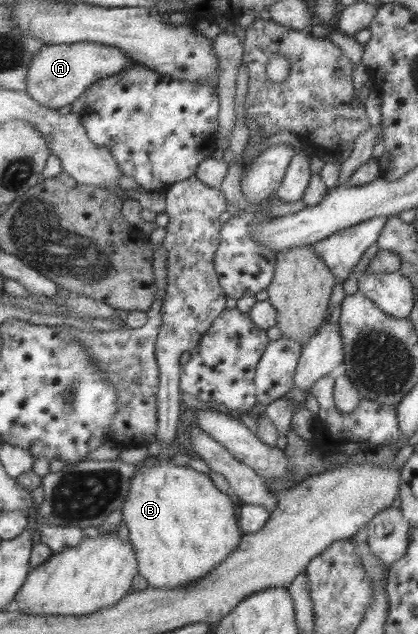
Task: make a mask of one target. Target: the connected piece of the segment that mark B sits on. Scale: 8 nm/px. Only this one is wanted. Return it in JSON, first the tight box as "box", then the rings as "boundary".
{"box":[121,456,242,588],"boundary":[[[152,456],[146,457],[146,462],[139,464],[135,471],[132,471],[131,477],[128,481],[128,490],[125,496],[125,501],[121,505],[122,521],[125,523],[128,531],[128,542],[131,544],[133,551],[135,552],[135,561],[137,562],[138,573],[145,578],[145,581],[149,586],[154,588],[178,588],[190,584],[196,579],[202,578],[210,569],[218,566],[225,556],[228,556],[231,551],[238,546],[242,533],[238,528],[238,522],[235,521],[235,513],[233,513],[233,501],[229,496],[221,491],[217,490],[211,479],[207,474],[197,472],[190,466],[177,466],[174,465],[168,458],[152,458]]]}

